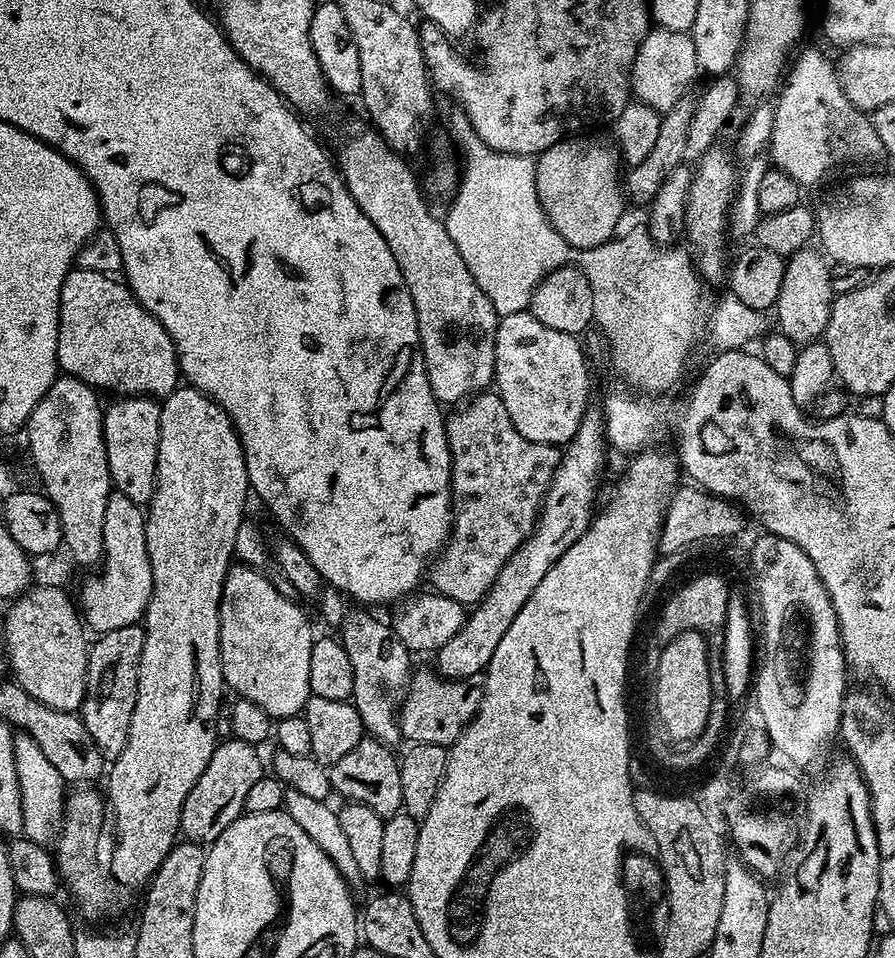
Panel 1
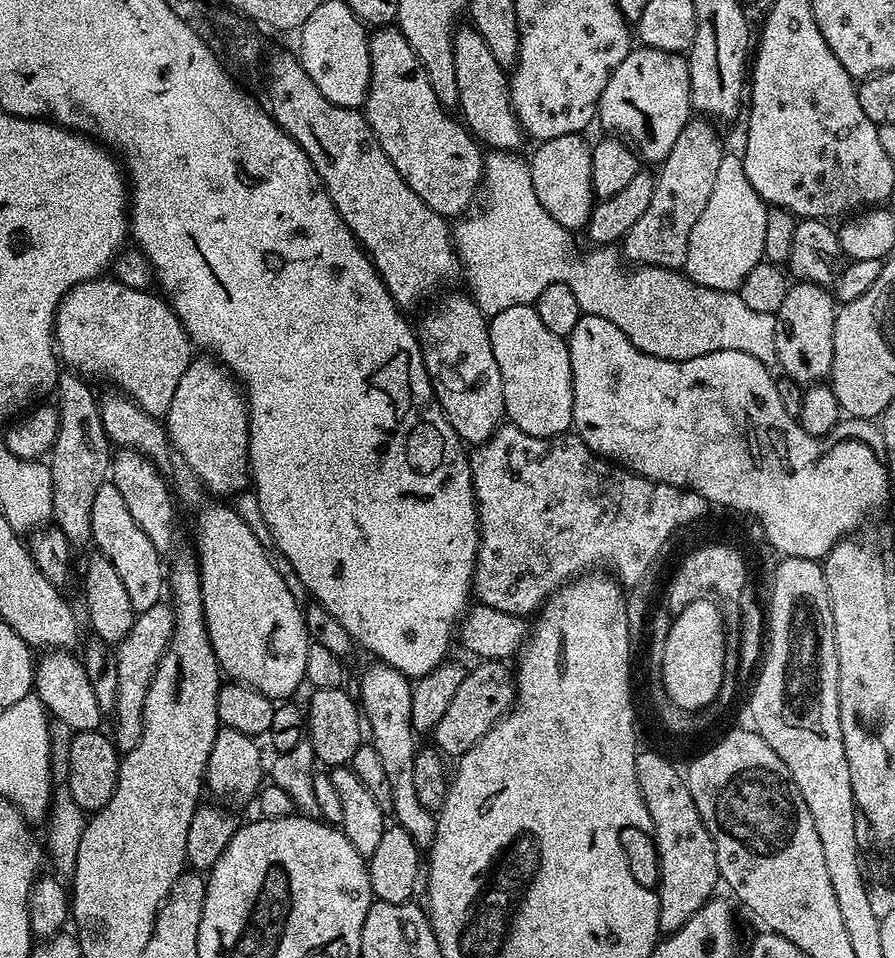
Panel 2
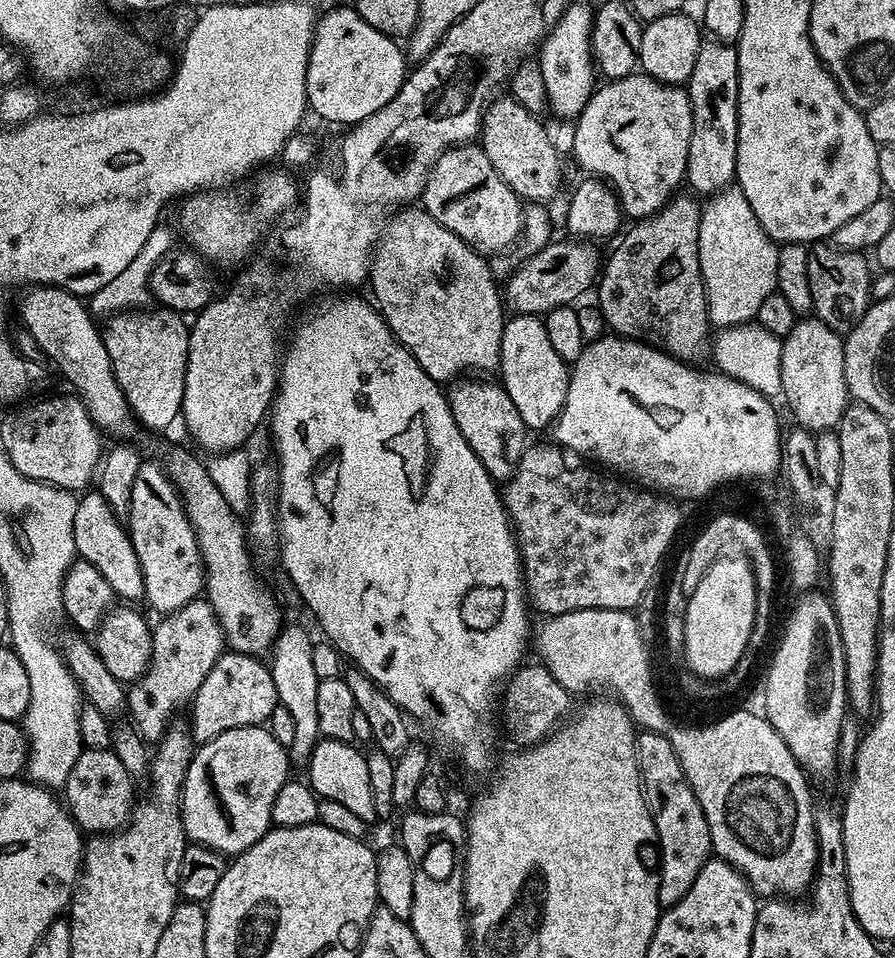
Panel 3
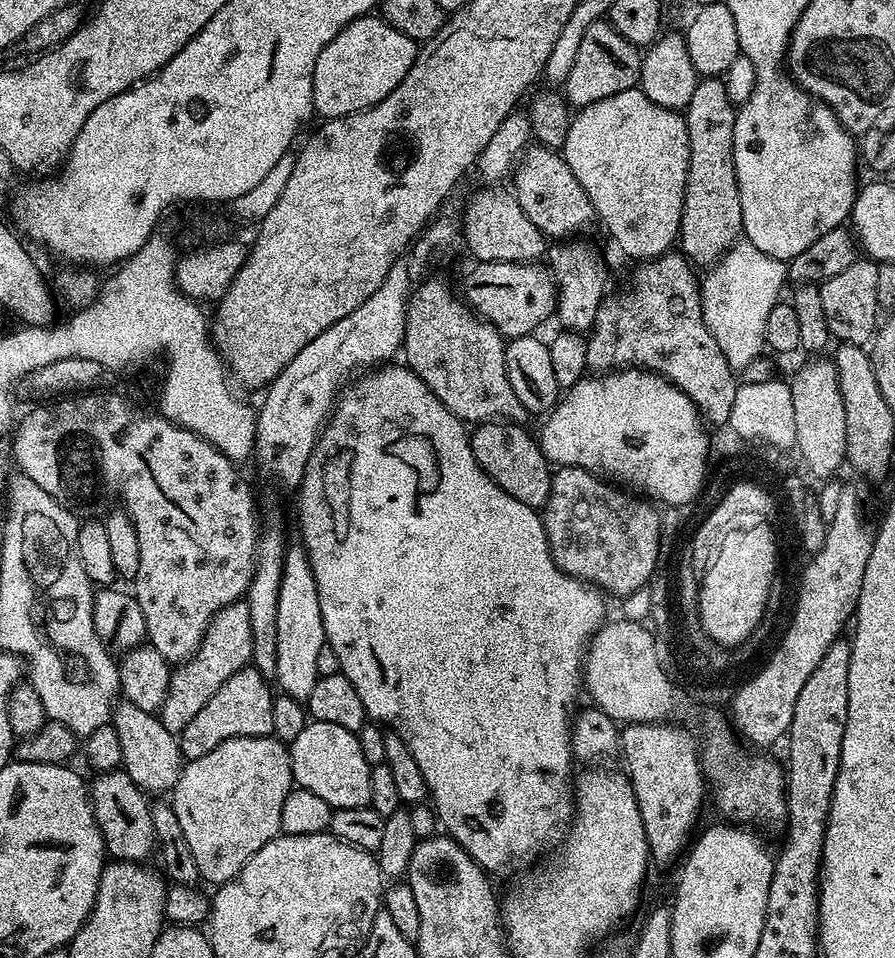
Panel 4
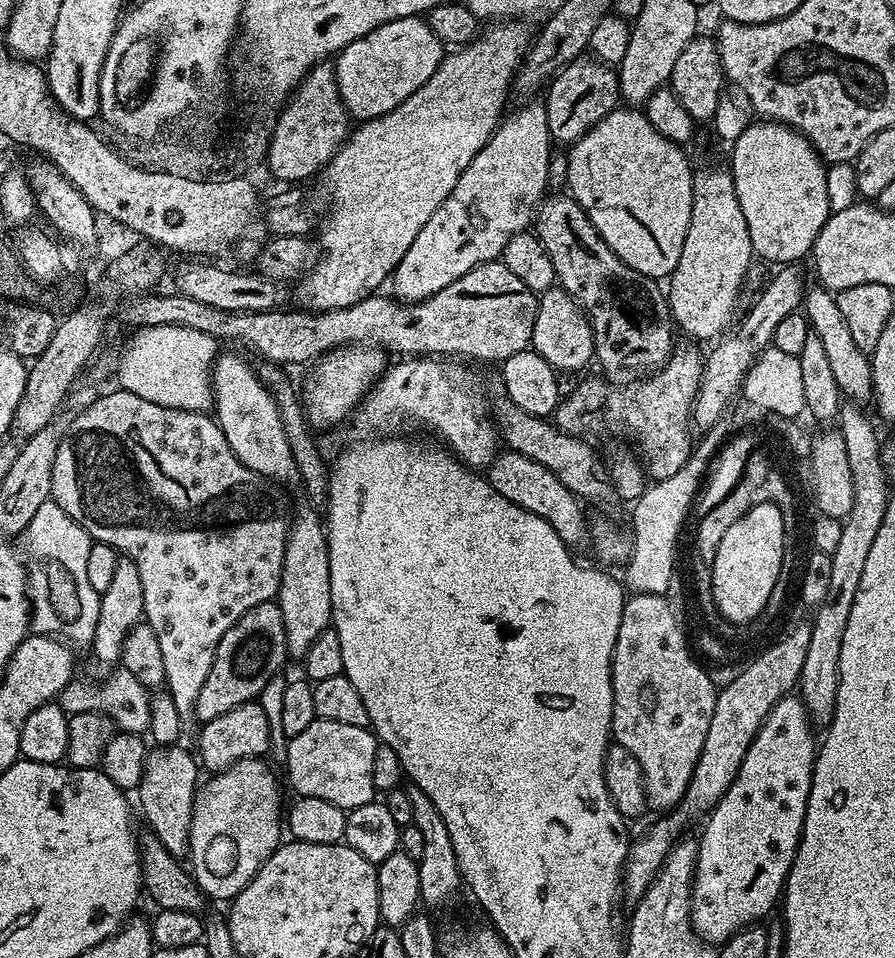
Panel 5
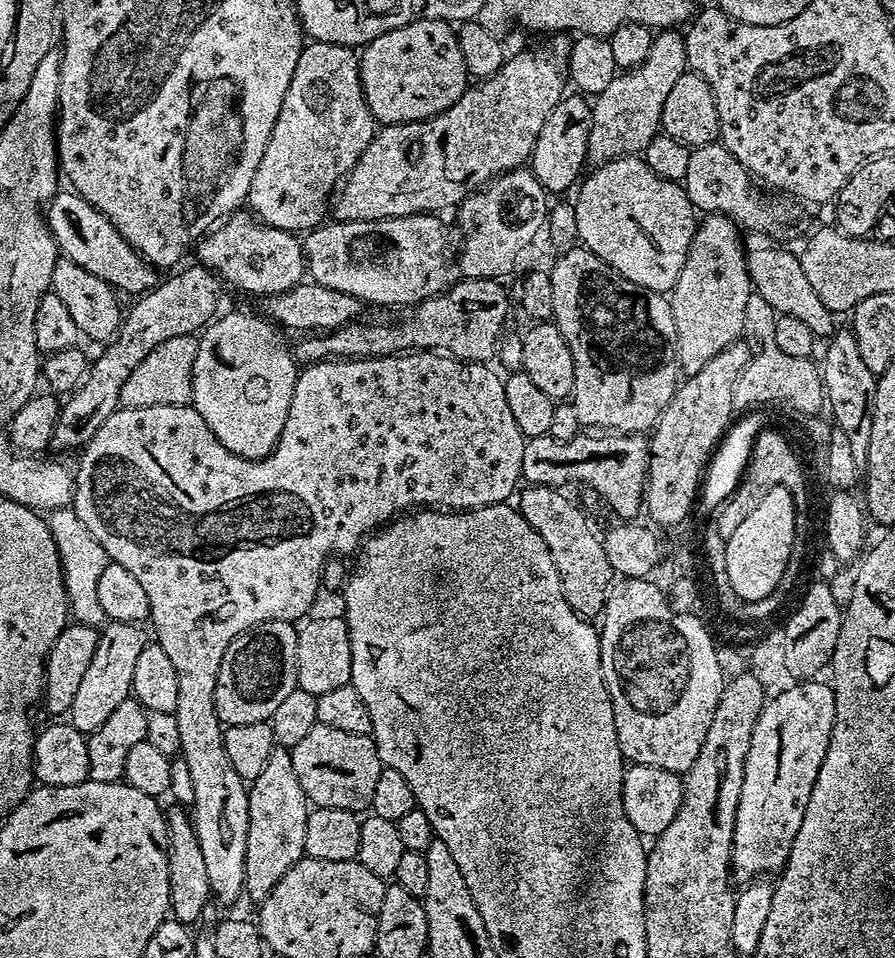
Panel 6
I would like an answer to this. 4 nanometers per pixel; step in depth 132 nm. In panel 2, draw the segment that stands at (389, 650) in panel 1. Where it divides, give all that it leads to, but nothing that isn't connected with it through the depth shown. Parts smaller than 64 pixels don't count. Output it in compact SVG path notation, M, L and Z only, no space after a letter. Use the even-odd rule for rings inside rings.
M372 662L372 665L360 676L360 696L358 692L358 703L362 709L363 719L366 721L366 732L370 737L370 743L374 750L378 750L378 759L382 761L382 767L386 770L386 779L390 782L390 798L392 799L391 815L396 816L395 823L421 848L427 850L432 847L432 839L436 833L436 816L429 808L418 802L418 794L414 791L414 758L418 751L418 734L412 728L412 705L413 681L402 675L397 668L391 668L389 664Z

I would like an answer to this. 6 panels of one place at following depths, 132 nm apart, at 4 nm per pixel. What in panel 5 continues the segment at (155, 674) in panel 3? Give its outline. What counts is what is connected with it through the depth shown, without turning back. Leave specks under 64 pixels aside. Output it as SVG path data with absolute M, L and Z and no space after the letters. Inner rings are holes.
M279 603L254 606L237 624L230 626L226 634L222 634L214 662L210 666L210 674L206 674L206 682L196 699L195 719L198 718L197 721L203 725L226 714L226 710L253 703L262 694L262 690L266 690L266 682L281 675L280 667L289 663L289 660L286 626L282 622Z

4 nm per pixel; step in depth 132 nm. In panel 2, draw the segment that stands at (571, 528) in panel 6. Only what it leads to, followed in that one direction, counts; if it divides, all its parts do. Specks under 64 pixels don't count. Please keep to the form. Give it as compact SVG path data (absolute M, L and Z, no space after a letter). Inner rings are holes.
M451 292L444 294L449 296L442 297L437 308L432 308L425 314L420 328L418 324L420 351L424 353L424 365L436 400L446 414L450 426L459 434L465 445L479 446L496 433L506 416L502 394L502 370L498 370L498 358L494 358L494 350L490 346L489 321L475 299L468 294L463 296L460 292Z

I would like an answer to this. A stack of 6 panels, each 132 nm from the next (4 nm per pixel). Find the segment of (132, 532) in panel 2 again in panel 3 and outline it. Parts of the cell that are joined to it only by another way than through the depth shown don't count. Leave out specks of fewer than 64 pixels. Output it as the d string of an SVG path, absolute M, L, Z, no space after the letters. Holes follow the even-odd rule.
M98 490L85 491L77 499L74 510L74 546L77 557L90 562L90 566L94 566L94 570L98 570L98 574L102 574L106 582L110 582L113 593L119 599L120 596L124 599L121 601L144 600L144 575L132 538L121 517L114 514L110 502L106 502L106 498Z

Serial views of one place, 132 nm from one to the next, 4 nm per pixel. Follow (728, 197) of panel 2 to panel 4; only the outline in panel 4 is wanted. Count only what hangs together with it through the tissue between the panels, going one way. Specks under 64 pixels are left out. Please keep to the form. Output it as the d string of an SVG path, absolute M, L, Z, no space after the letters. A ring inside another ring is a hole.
M740 240L730 247L723 256L713 264L707 271L709 272L701 279L701 304L703 306L703 321L710 336L726 356L727 364L734 372L743 371L752 360L757 359L764 350L764 334L766 328L766 318L769 317L770 310L779 303L780 292L787 283L787 263L782 260L771 258L758 250L752 243Z

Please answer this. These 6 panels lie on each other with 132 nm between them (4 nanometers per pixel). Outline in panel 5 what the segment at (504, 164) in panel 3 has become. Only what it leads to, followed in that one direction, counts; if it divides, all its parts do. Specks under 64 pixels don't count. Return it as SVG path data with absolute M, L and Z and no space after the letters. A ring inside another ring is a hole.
M549 195L536 213L534 232L540 237L546 254L550 254L550 262L554 262L556 284L575 298L577 306L590 322L594 338L594 360L597 365L600 363L599 371L612 382L635 382L659 372L668 363L674 347L672 311L668 309L665 289L661 285L659 288L656 285L659 283L653 277L638 274L638 270L626 266L626 262L622 262L622 258L618 258L618 254L606 246L580 203L572 199L571 195Z

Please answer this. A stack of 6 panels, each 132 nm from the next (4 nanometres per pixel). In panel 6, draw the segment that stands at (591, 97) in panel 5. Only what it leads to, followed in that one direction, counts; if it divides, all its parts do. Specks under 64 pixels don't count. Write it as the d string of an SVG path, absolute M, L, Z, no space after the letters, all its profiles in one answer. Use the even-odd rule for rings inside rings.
M565 95L554 106L554 110L550 110L550 118L546 118L542 134L538 134L538 142L530 157L532 172L549 193L564 192L572 183L575 185L581 179L585 171L584 164L589 163L588 131L591 125L592 105L587 95Z

